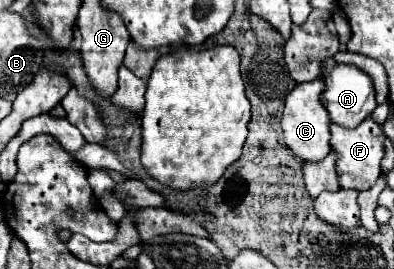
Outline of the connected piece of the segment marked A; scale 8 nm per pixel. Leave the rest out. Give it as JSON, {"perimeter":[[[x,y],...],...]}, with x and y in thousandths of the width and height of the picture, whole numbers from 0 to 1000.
{"perimeter":[[[830,219],[820,227],[820,271],[815,271],[820,301],[825,301],[825,338],[820,338],[820,390],[835,413],[835,435],[845,457],[860,457],[871,472],[906,472],[916,450],[926,450],[947,405],[957,398],[952,375],[952,323],[942,286],[916,264],[901,242],[876,242],[876,234],[855,234],[850,219]]]}

